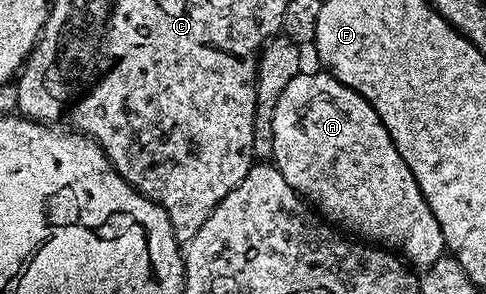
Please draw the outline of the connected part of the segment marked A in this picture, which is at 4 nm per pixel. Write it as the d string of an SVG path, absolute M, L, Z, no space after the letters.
M302 70L298 76L291 78L287 90L283 90L279 102L275 102L275 122L273 123L275 138L273 139L272 163L277 165L279 174L283 174L283 178L287 178L287 186L291 186L295 189L298 196L308 201L314 209L319 210L320 215L328 223L340 226L346 233L352 234L362 241L372 242L377 246L384 246L386 249L400 254L410 265L416 266L418 269L424 270L428 268L440 256L446 255L447 249L445 239L443 238L443 230L439 226L435 214L431 214L431 206L427 206L427 202L415 182L415 174L411 174L407 162L403 162L403 158L399 158L399 150L395 150L395 142L391 142L391 134L387 134L387 126L383 126L379 114L375 114L372 106L358 92L351 90L343 82L339 82L328 71L320 71L309 72L309 70Z

